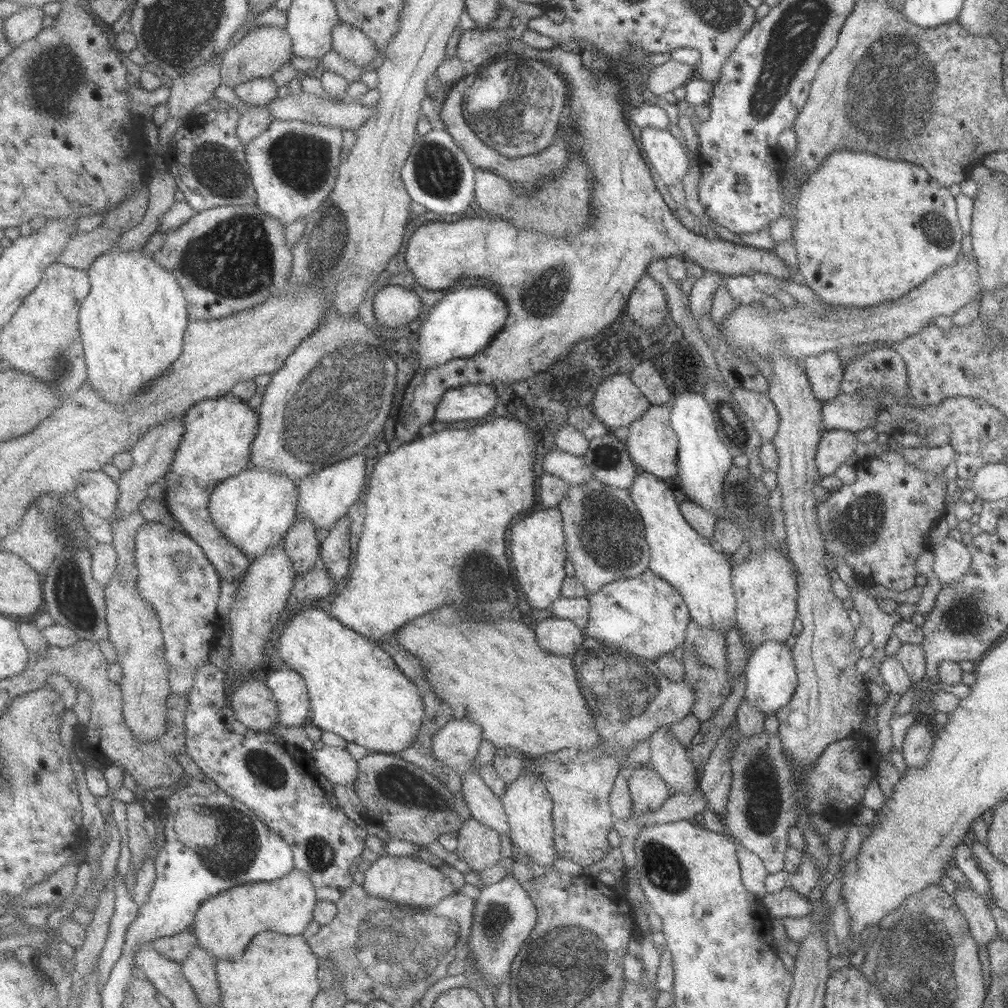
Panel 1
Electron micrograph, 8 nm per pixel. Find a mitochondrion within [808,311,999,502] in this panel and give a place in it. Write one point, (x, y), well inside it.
(883, 378)

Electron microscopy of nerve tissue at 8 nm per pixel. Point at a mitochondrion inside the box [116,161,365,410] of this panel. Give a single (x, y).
(234, 259)

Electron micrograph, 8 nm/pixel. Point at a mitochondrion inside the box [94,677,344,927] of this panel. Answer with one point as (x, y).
(237, 847)

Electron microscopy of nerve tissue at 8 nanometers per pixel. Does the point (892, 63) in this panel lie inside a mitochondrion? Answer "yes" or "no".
yes

